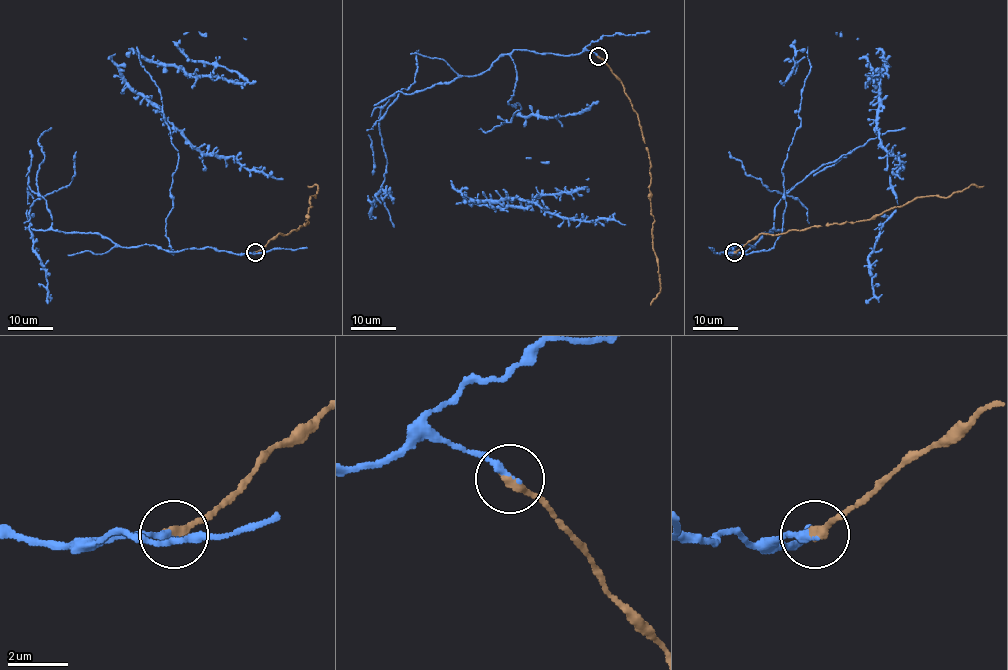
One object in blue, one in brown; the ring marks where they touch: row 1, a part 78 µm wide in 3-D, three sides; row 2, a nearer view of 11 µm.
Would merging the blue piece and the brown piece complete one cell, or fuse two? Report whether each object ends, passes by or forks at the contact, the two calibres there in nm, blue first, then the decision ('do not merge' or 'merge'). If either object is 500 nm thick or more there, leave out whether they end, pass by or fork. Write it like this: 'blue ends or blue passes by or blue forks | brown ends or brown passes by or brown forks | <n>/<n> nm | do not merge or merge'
blue ends | brown ends | 240/360 nm | merge

